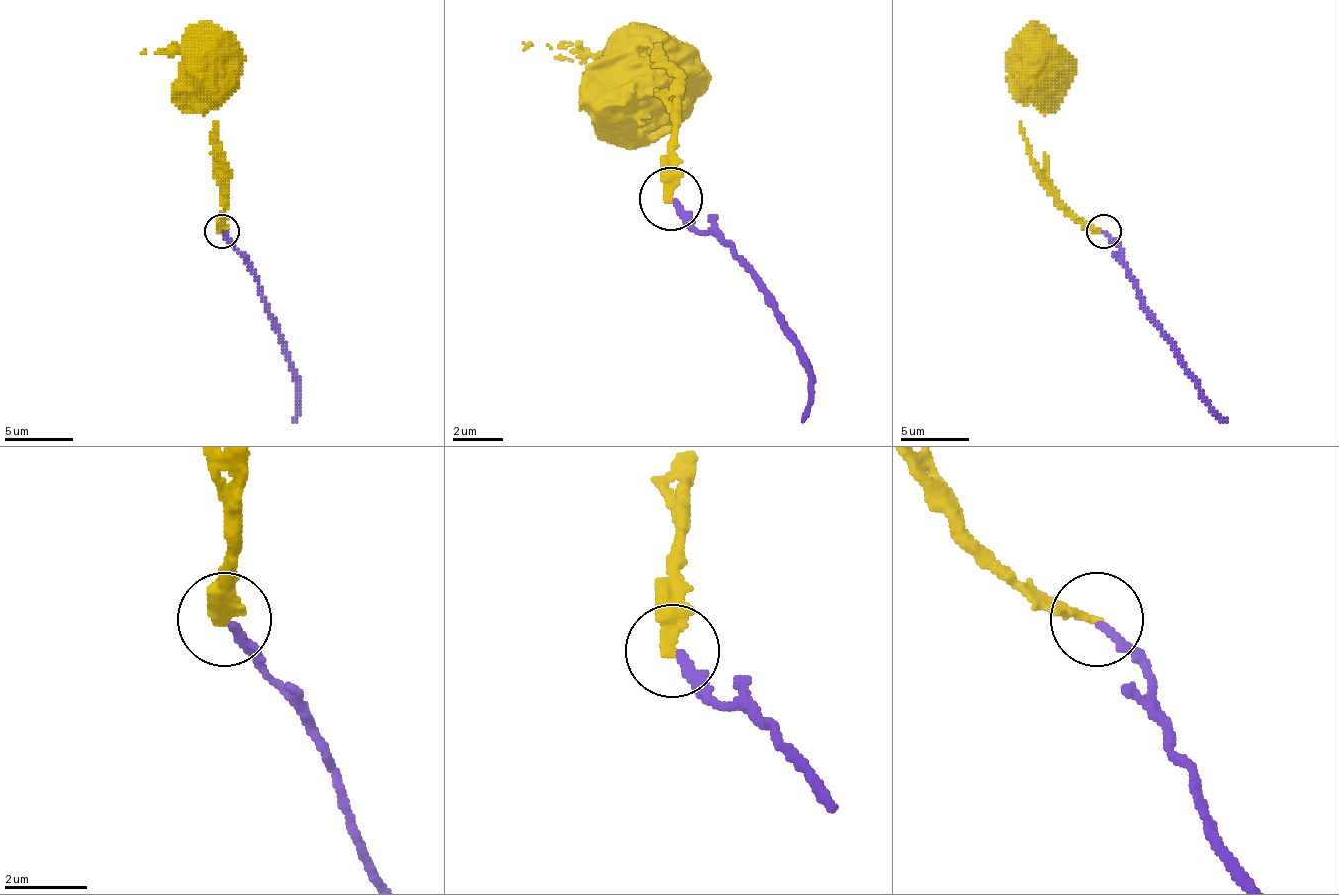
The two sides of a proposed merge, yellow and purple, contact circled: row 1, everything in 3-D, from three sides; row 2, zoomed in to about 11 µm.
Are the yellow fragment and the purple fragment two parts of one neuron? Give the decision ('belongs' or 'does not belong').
does not belong

